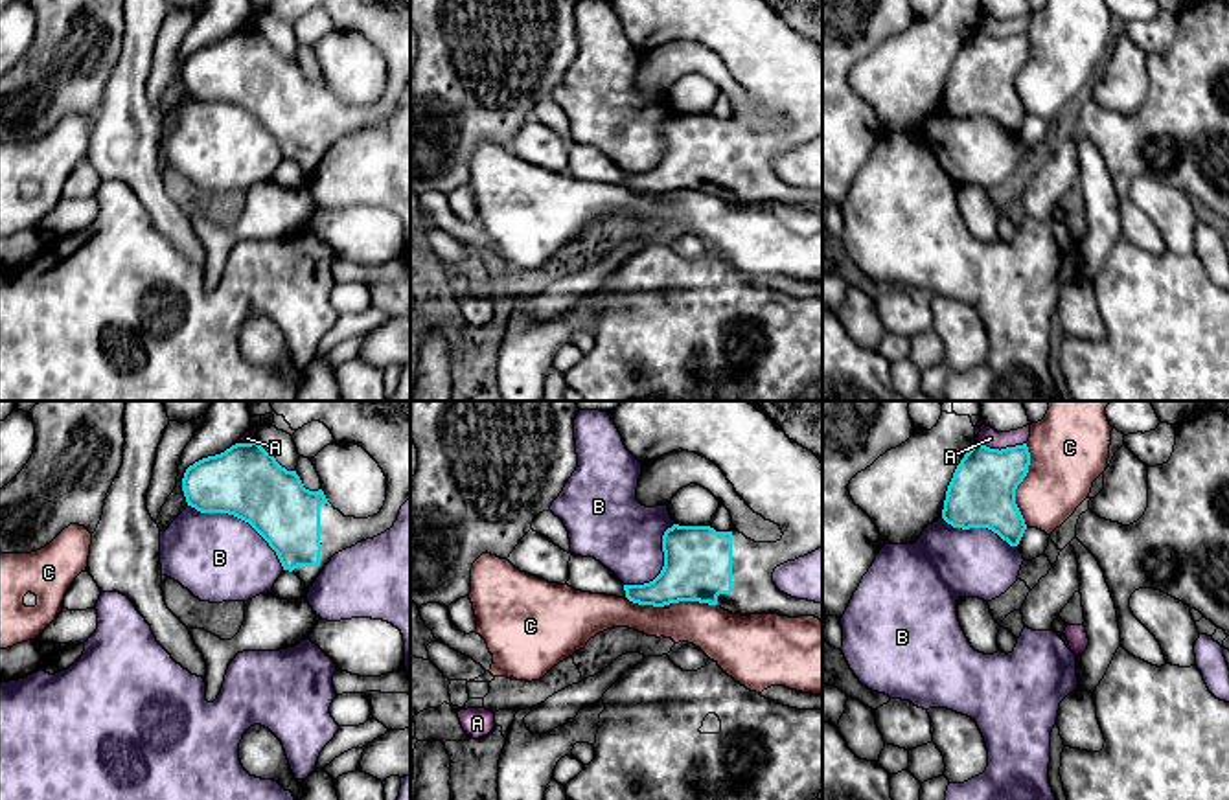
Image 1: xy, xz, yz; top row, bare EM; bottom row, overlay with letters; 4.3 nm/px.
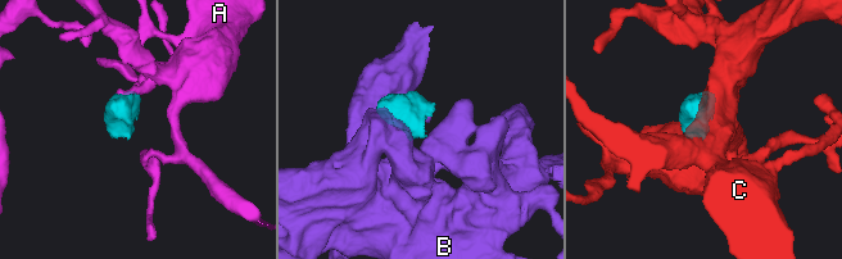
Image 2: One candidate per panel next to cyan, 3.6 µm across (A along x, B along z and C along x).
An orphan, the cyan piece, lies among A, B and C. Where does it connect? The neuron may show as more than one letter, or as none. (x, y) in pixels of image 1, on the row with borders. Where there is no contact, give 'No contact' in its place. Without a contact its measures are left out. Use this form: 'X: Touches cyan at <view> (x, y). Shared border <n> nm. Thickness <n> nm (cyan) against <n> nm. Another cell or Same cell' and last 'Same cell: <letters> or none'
A: Touches cyan at yz (1001, 449). Shared border 220 nm. Thickness 300 nm (cyan) against 90 nm. Another cell
B: Touches cyan at xy (241, 519). Shared border 500 nm. Thickness 320 nm (cyan) against 380 nm. Another cell
C: Touches cyan at yz (1020, 482). Shared border 360 nm. Thickness 300 nm (cyan) against 340 nm. Another cell
Same cell: none

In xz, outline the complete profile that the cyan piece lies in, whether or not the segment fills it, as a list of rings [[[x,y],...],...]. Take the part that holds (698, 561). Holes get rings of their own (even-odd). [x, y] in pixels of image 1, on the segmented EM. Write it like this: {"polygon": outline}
{"polygon": [[[622,401],[607,414],[640,463],[679,449],[695,452],[714,462],[741,500],[784,533],[776,543],[754,543],[734,528],[716,531],[710,526],[673,524],[662,535],[660,574],[644,585],[624,585],[629,601],[653,607],[699,601],[741,616],[815,616],[822,622],[822,603],[791,598],[773,583],[776,566],[822,548],[822,462],[811,451],[789,440],[751,401]]]}

